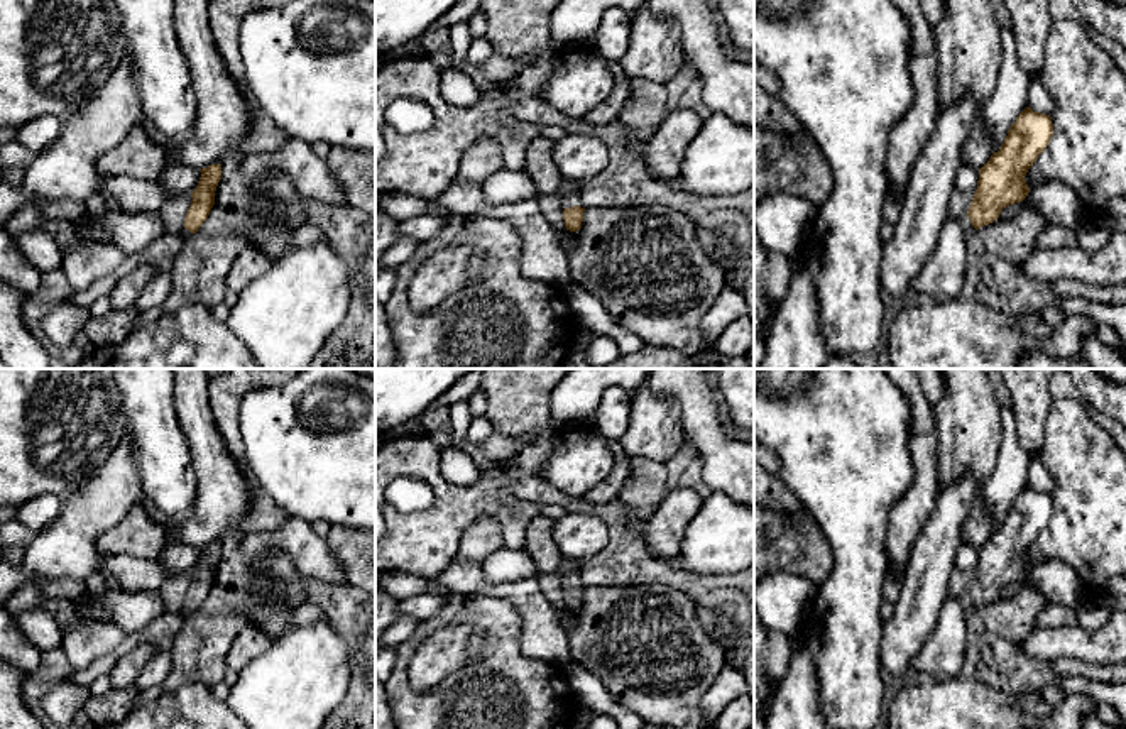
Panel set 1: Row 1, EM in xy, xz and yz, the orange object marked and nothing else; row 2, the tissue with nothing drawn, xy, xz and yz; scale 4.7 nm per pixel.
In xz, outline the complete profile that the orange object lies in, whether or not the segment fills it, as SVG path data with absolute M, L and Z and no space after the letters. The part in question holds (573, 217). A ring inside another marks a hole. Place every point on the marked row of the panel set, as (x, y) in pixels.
M563 179L556 193L561 196L563 201L563 220L565 227L570 232L577 232L582 228L583 211L585 208L580 206L580 188L585 181L566 181Z

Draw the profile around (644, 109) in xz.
M632 78L631 93L619 120L629 129L636 144L642 145L661 125L666 113L666 105L666 85L644 78Z

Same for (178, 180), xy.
M186 164L166 166L159 178L169 196L191 195L201 178L200 169Z

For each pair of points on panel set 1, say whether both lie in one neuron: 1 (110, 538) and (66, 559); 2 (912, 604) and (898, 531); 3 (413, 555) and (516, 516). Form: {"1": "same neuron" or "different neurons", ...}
{"1": "different neurons", "2": "different neurons", "3": "same neuron"}

